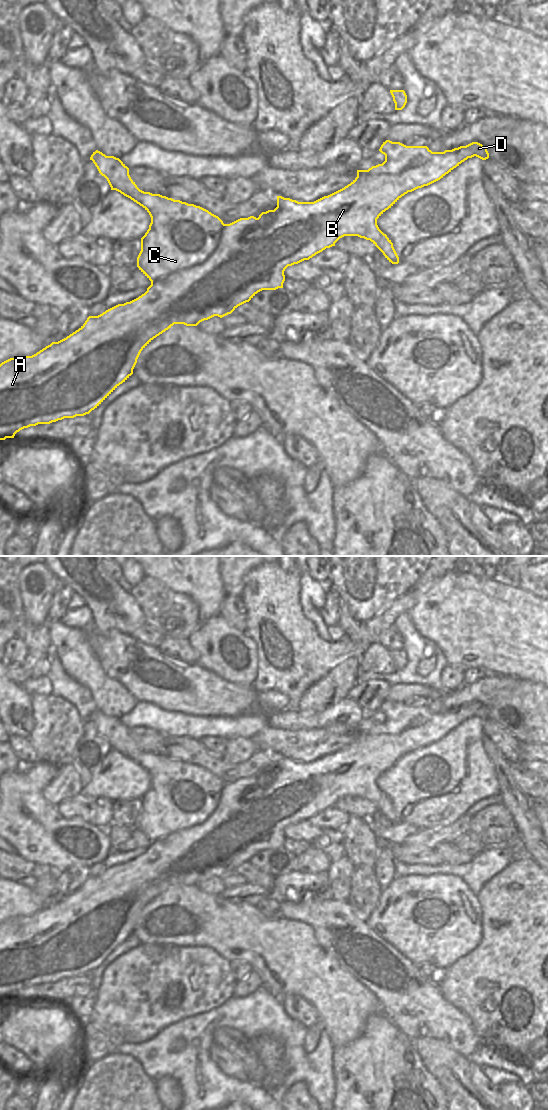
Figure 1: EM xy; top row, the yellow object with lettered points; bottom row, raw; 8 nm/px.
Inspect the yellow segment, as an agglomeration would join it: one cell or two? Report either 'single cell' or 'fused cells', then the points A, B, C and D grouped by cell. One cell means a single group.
fused cells | A B D / C

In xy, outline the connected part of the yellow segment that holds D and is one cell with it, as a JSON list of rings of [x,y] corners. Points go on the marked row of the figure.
[[[386,140],[381,145],[379,151],[385,155],[385,161],[382,164],[372,166],[368,170],[357,170],[357,177],[344,188],[314,202],[298,202],[290,198],[277,196],[277,207],[274,210],[262,212],[258,218],[250,216],[248,218],[240,218],[230,224],[225,224],[221,231],[221,237],[215,251],[202,264],[174,272],[160,280],[151,282],[151,285],[147,288],[147,291],[138,298],[124,304],[118,304],[98,316],[89,316],[78,330],[58,342],[52,342],[50,345],[46,346],[32,356],[16,356],[2,362],[0,364],[0,440],[14,438],[17,432],[30,426],[50,424],[64,418],[74,418],[76,416],[84,416],[89,414],[92,410],[97,408],[120,384],[125,382],[133,374],[133,369],[137,363],[137,359],[141,351],[154,338],[171,328],[174,324],[197,326],[200,322],[208,320],[214,316],[222,318],[228,314],[231,314],[238,306],[249,302],[258,292],[262,290],[276,290],[278,288],[283,288],[283,283],[285,281],[284,271],[288,266],[298,264],[304,260],[309,260],[326,248],[335,246],[335,243],[344,236],[358,236],[360,238],[370,240],[383,253],[389,262],[392,264],[398,264],[399,257],[393,247],[393,243],[387,235],[379,229],[377,219],[386,210],[391,208],[402,196],[408,192],[412,192],[418,188],[428,186],[440,180],[468,158],[472,158],[474,156],[482,160],[489,158],[487,148],[478,142],[472,142],[466,146],[460,146],[452,150],[445,150],[444,152],[432,152],[427,146],[406,146],[400,142]]]

